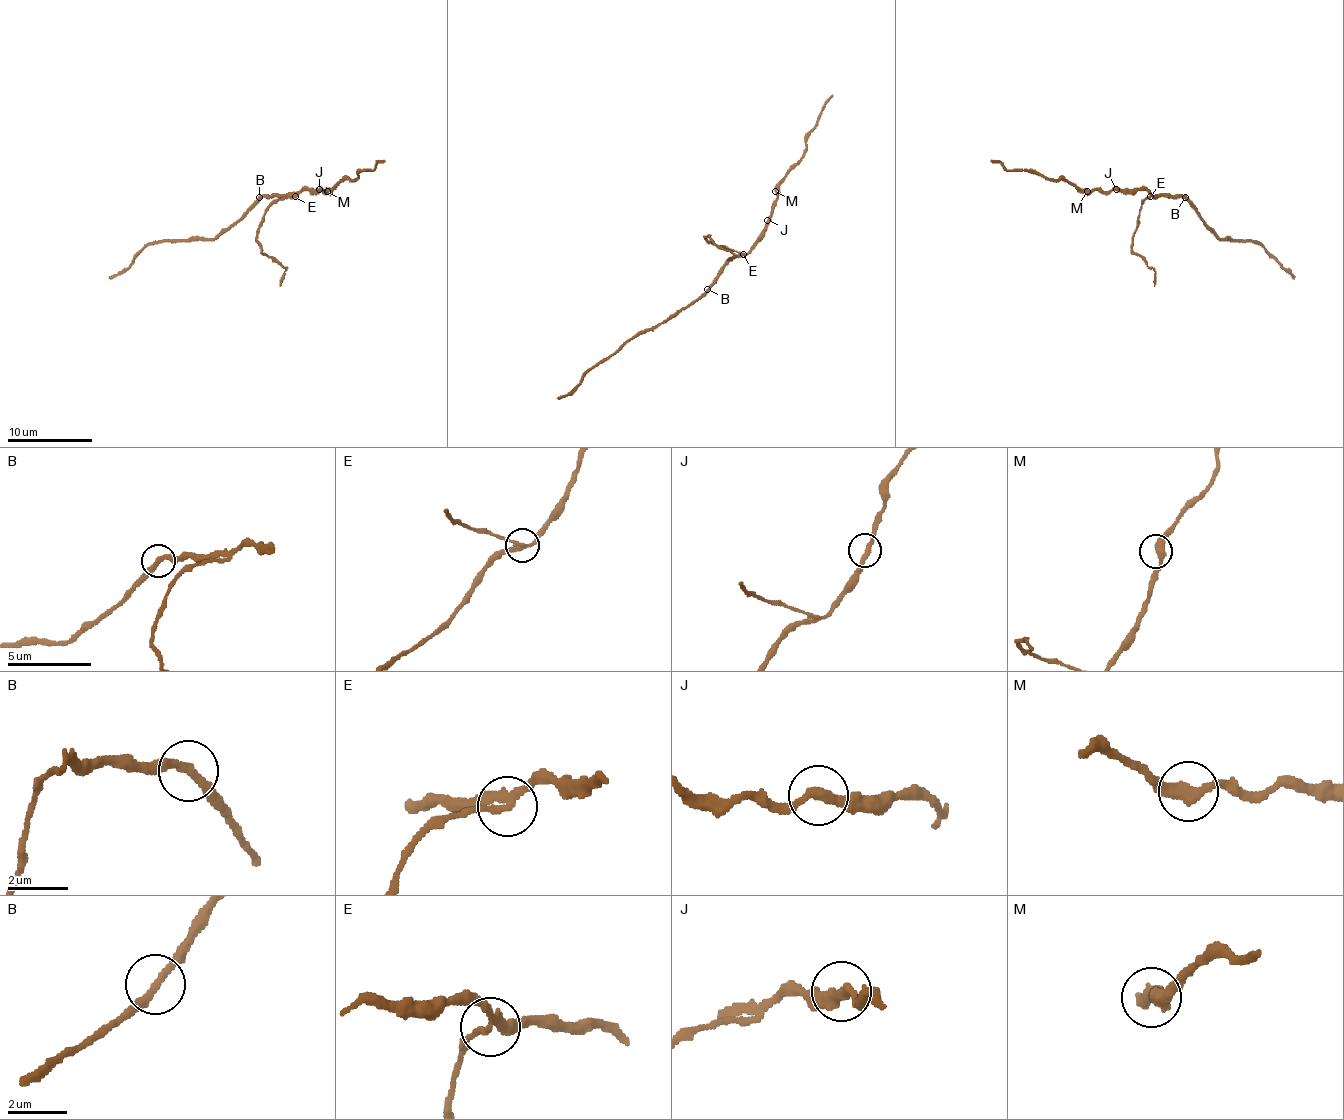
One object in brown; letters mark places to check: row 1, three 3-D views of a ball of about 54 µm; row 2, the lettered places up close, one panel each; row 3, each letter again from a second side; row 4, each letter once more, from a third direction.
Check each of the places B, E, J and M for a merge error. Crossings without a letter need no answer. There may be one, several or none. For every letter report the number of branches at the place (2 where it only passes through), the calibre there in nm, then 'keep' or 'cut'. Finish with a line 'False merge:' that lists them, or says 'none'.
B: branches 2; calibre 280 nm; keep
E: branches 3; calibre 220 nm; cut
J: branches 2; calibre 280 nm; keep
M: branches 2; calibre 400 nm; keep
False merge: E

